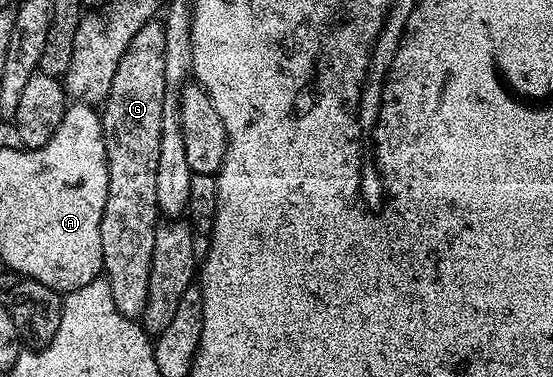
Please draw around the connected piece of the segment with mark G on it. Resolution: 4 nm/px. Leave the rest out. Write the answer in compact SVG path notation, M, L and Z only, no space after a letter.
M159 20L147 21L130 39L118 71L110 83L110 91L102 105L102 128L108 160L108 190L100 220L100 238L104 256L103 280L108 282L117 314L136 319L146 307L150 287L150 263L154 255L154 235L158 224L158 143L162 143L162 103L166 92L166 35Z

